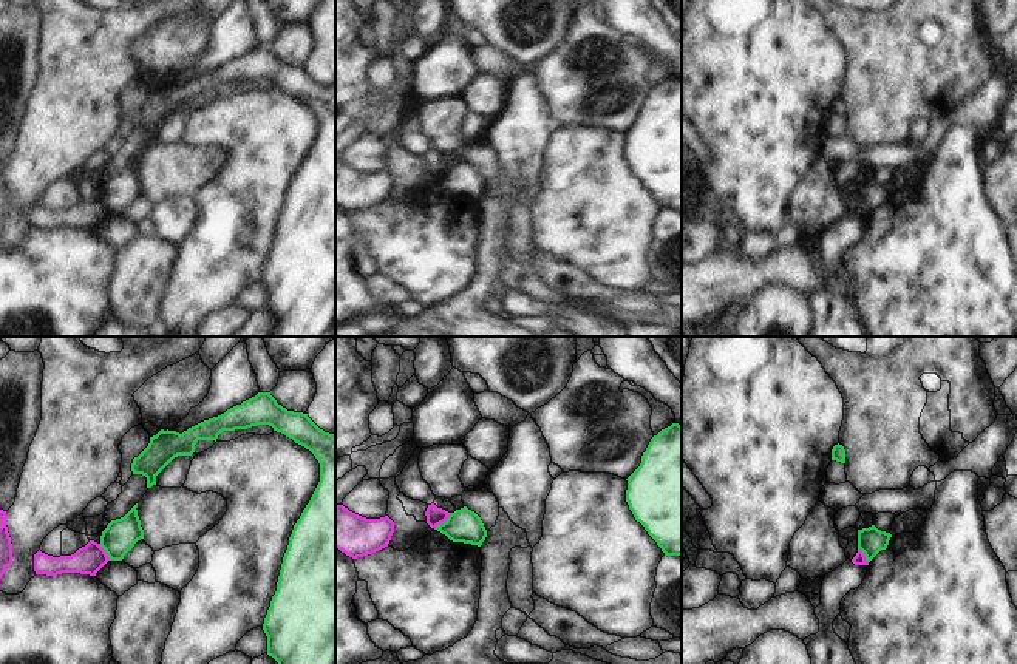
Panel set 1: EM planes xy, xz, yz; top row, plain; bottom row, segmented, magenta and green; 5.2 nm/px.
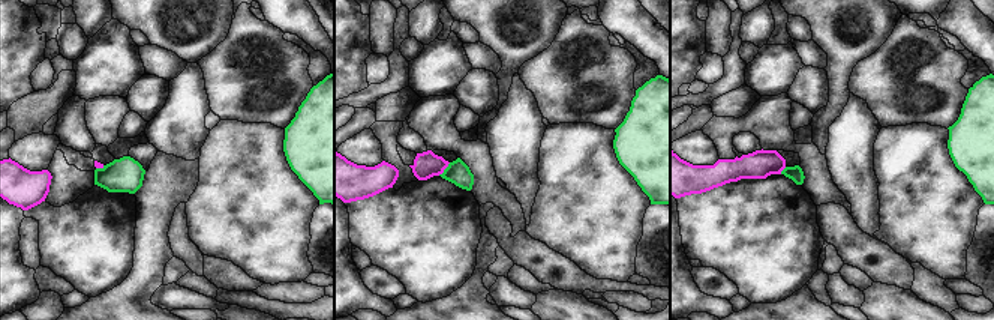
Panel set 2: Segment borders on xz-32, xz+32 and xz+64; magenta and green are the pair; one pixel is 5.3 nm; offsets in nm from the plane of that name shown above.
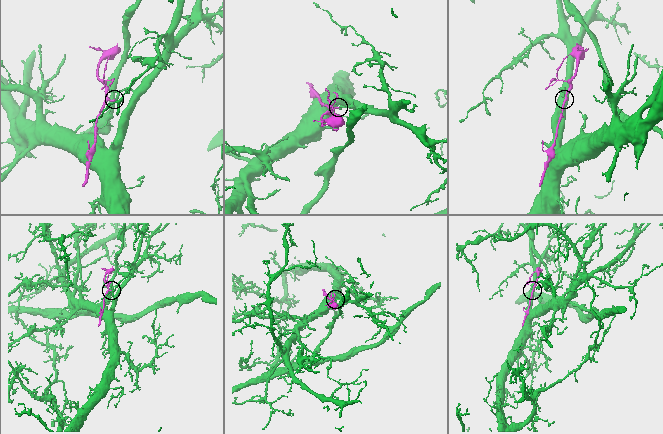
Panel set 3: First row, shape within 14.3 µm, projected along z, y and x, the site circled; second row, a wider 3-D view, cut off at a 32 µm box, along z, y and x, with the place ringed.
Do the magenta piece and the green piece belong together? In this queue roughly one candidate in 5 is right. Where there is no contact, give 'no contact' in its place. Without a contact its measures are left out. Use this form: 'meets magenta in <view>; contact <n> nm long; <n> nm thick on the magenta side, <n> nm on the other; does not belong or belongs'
meets magenta in xz; contact 120 nm long; 100 nm thick on the magenta side, 180 nm on the other; does not belong

